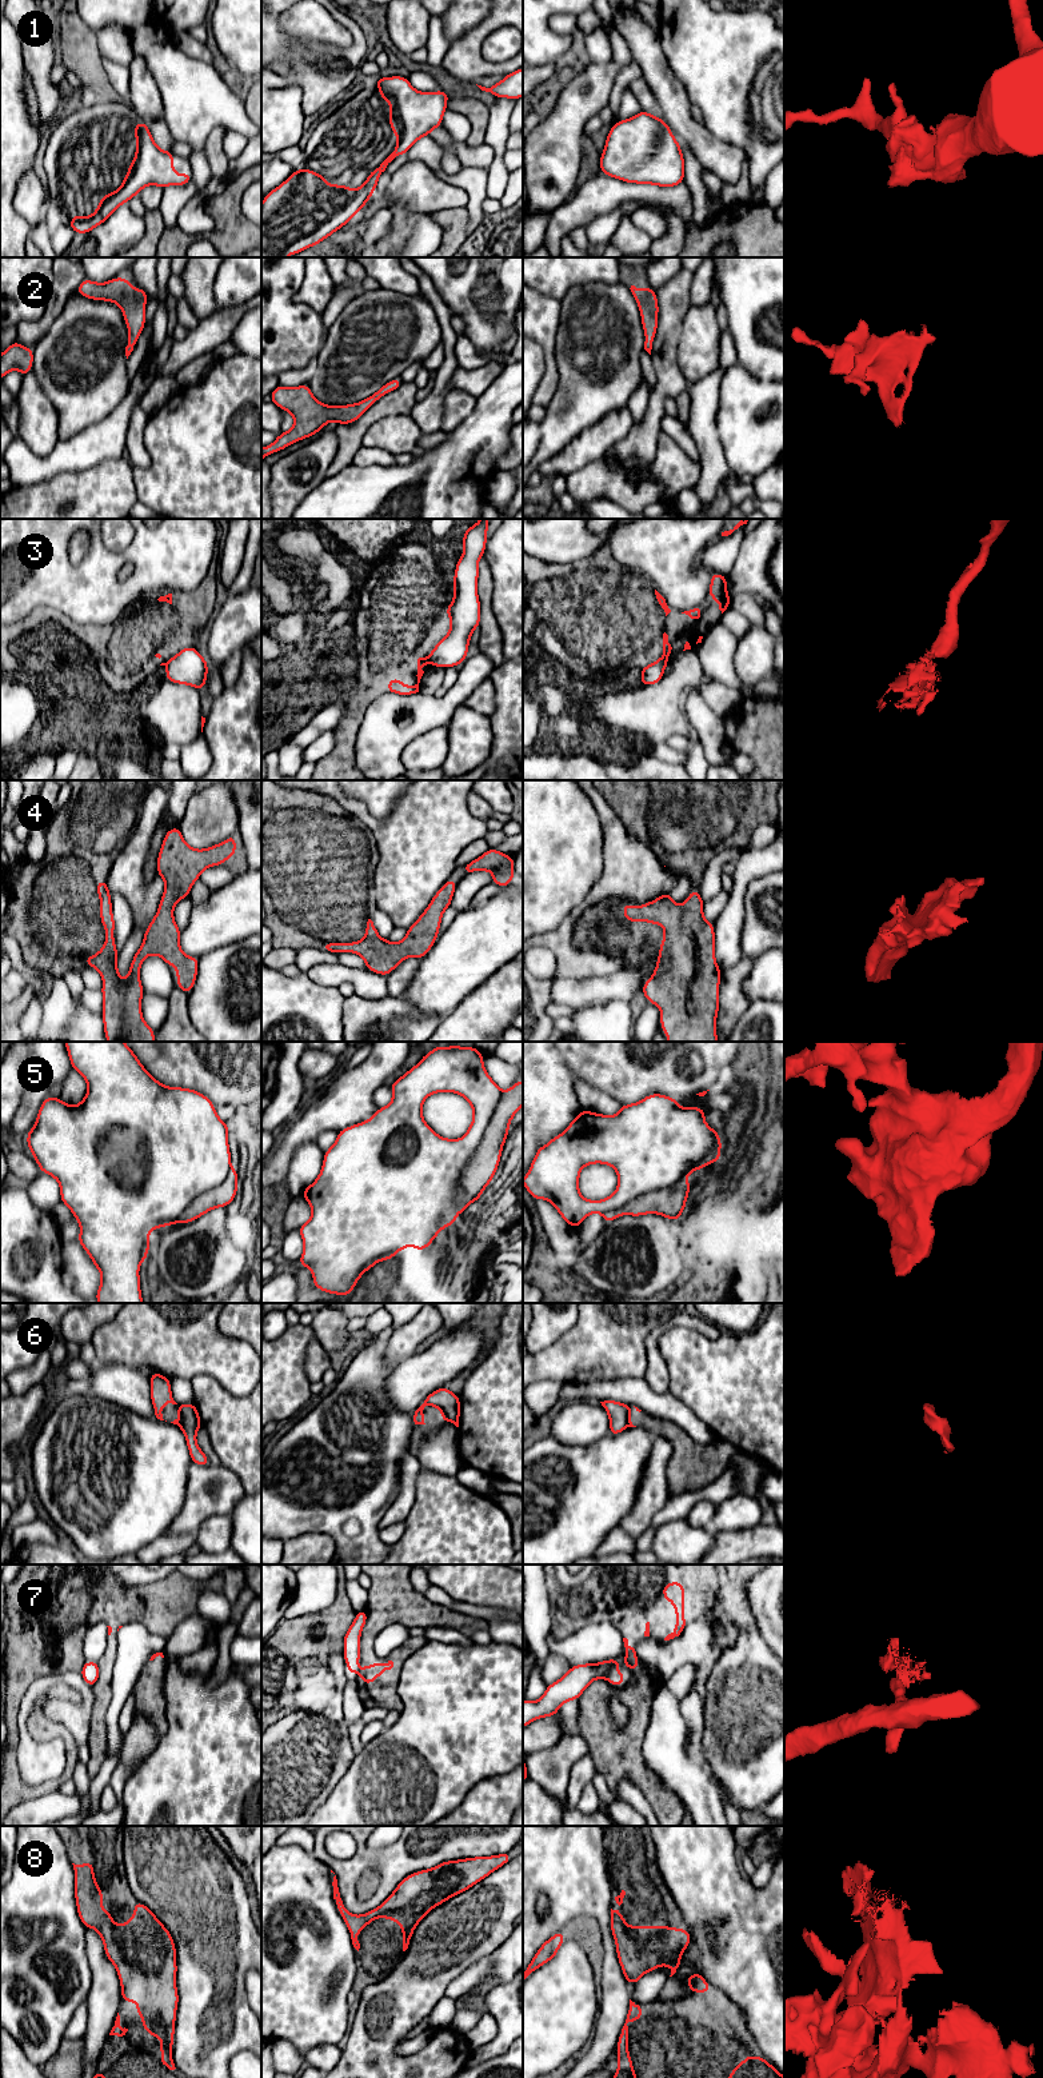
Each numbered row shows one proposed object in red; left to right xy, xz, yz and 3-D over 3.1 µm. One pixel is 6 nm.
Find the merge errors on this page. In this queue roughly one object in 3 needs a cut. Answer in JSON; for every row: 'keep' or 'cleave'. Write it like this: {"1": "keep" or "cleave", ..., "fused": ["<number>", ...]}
{"1": "keep", "2": "keep", "3": "cleave", "4": "keep", "5": "cleave", "6": "cleave", "7": "cleave", "8": "keep", "fused": ["3", "5", "6", "7"]}

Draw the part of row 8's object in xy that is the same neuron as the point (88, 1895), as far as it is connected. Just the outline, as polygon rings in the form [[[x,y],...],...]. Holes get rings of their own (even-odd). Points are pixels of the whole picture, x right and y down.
[[[93,1861],[84,1865],[73,1865],[75,1870],[75,1898],[77,1914],[81,1923],[95,1929],[103,1941],[107,1958],[116,1967],[120,1985],[121,2001],[135,2001],[137,2015],[143,2018],[143,2030],[151,2037],[160,2037],[160,2063],[169,2070],[175,2070],[172,2059],[172,2045],[175,2034],[176,2010],[179,1994],[176,1987],[176,1947],[171,1933],[161,1921],[141,1902],[133,1905],[133,1915],[124,1925],[116,1925],[112,1914],[101,1909],[104,1897],[101,1887],[96,1883]]]

